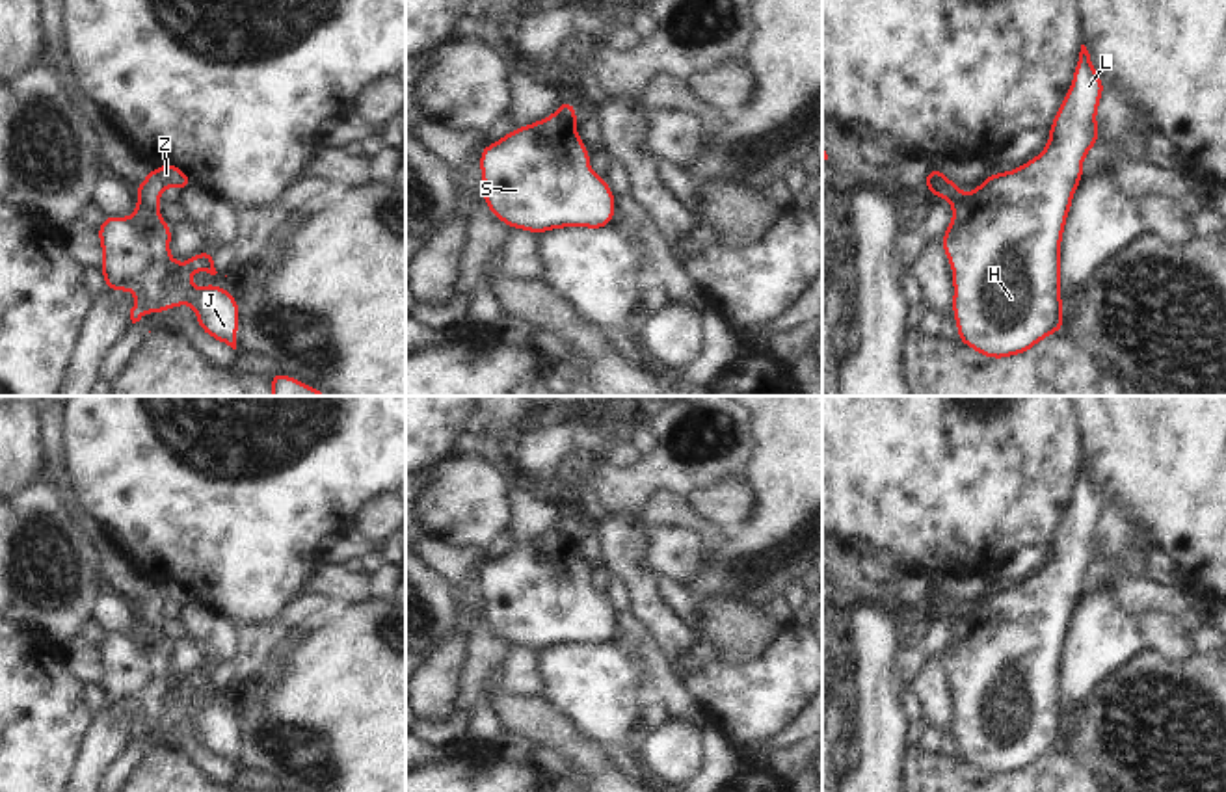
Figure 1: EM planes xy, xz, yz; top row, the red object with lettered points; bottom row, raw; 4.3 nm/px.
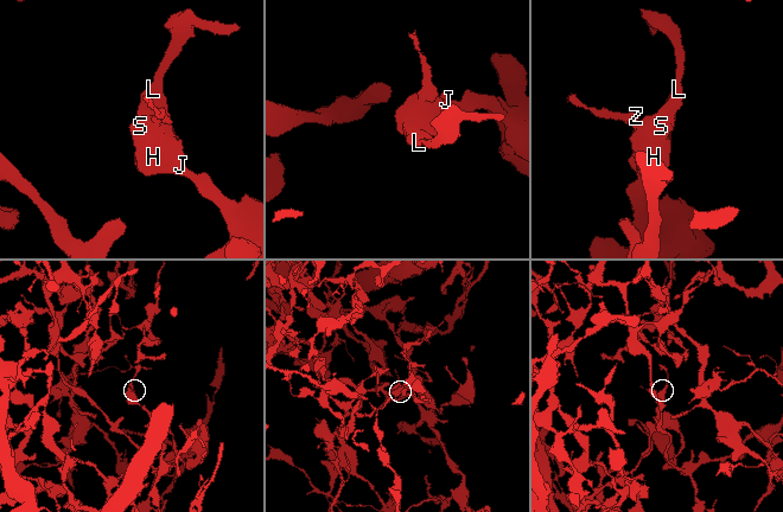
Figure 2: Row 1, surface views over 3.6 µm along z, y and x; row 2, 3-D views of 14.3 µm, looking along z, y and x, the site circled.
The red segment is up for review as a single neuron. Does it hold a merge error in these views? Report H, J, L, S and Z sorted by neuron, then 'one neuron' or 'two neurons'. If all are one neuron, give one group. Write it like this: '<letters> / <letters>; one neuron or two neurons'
H J L S / Z; two neurons

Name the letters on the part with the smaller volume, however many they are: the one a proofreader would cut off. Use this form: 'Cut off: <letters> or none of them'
Cut off: Z

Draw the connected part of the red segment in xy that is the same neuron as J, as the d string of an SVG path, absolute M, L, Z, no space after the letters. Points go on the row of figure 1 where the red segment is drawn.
M138 201L130 218L104 216L97 229L106 290L132 294L136 305L130 309L132 323L147 312L166 312L177 305L195 309L199 327L212 338L236 350L238 316L234 294L214 284L192 288L190 271L216 275L214 253L208 249L180 260L169 257L171 225L164 221L156 208L147 208Z

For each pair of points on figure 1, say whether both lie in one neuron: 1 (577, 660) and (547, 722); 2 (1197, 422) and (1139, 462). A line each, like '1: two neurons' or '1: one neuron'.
1: two neurons
2: one neuron

